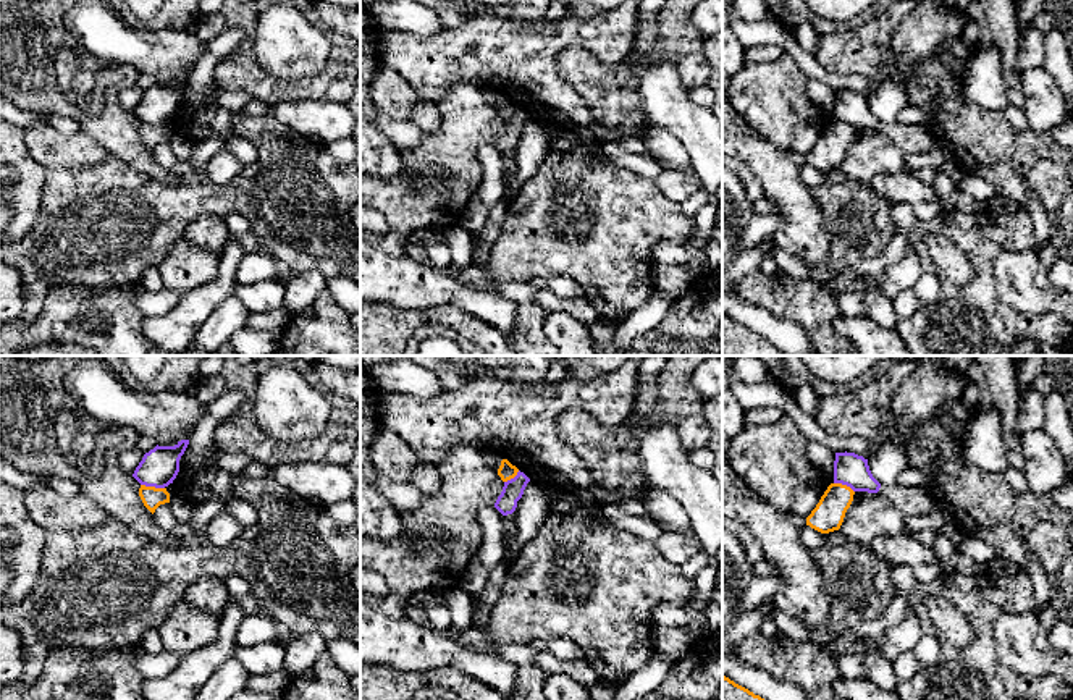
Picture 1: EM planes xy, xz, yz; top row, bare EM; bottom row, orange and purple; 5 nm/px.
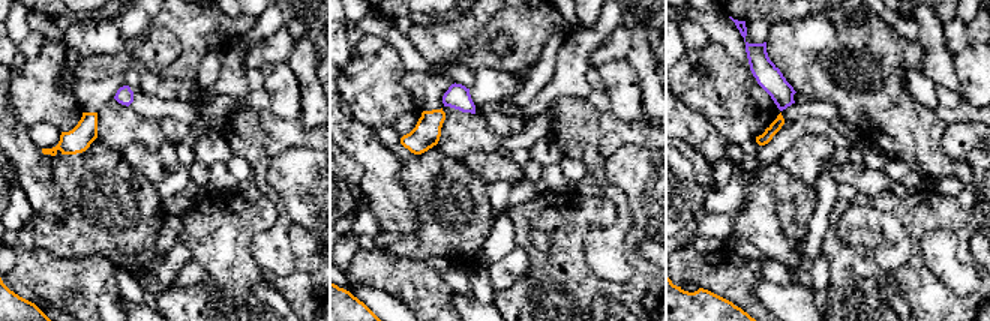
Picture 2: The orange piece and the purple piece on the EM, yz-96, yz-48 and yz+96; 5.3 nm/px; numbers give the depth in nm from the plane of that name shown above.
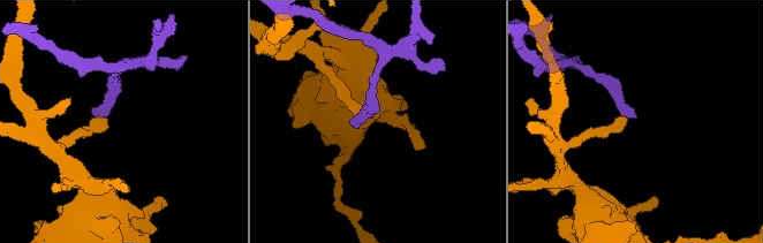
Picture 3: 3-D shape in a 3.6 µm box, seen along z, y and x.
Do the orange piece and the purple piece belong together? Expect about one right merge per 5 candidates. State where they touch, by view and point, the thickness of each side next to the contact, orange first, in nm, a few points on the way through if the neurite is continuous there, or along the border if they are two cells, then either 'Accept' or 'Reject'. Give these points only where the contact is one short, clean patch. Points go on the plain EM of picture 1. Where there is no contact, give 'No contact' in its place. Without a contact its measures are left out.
Touches orange at xy (152, 125). Thickness 100 nm (orange) against 190 nm. Reject

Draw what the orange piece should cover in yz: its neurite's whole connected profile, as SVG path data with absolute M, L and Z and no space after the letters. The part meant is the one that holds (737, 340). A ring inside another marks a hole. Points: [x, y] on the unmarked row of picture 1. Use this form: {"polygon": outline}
{"polygon": "M722 314L722 356L790 356L760 333Z"}

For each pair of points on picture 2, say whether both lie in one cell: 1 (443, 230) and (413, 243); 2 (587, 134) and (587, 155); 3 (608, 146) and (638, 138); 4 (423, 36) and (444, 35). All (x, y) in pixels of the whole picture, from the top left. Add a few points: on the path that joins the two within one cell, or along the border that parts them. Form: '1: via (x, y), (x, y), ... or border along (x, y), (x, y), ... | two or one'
1: via (435, 237), (420, 243) | one
2: via (587, 138), (587, 150) | one
3: via (615, 138), (630, 138) | one
4: via (428, 38), (440, 38) | one

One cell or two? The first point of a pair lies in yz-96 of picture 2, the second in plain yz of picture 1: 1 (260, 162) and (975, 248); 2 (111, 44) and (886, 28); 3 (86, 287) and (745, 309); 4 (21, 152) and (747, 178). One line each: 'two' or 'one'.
1: two
2: one
3: two
4: two

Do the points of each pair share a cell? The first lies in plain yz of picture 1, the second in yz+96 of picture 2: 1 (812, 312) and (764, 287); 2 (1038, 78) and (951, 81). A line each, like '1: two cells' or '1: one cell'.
1: two cells
2: two cells

